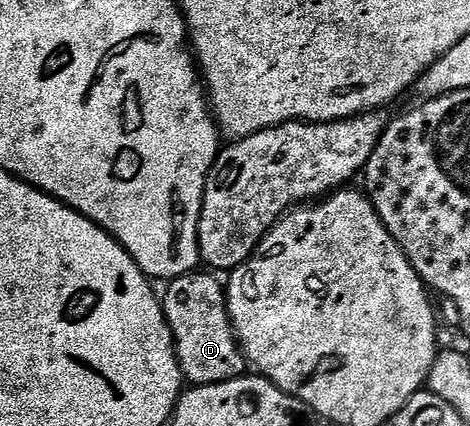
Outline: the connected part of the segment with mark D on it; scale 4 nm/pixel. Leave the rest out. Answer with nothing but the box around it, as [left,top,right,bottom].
[161,272,246,386]

